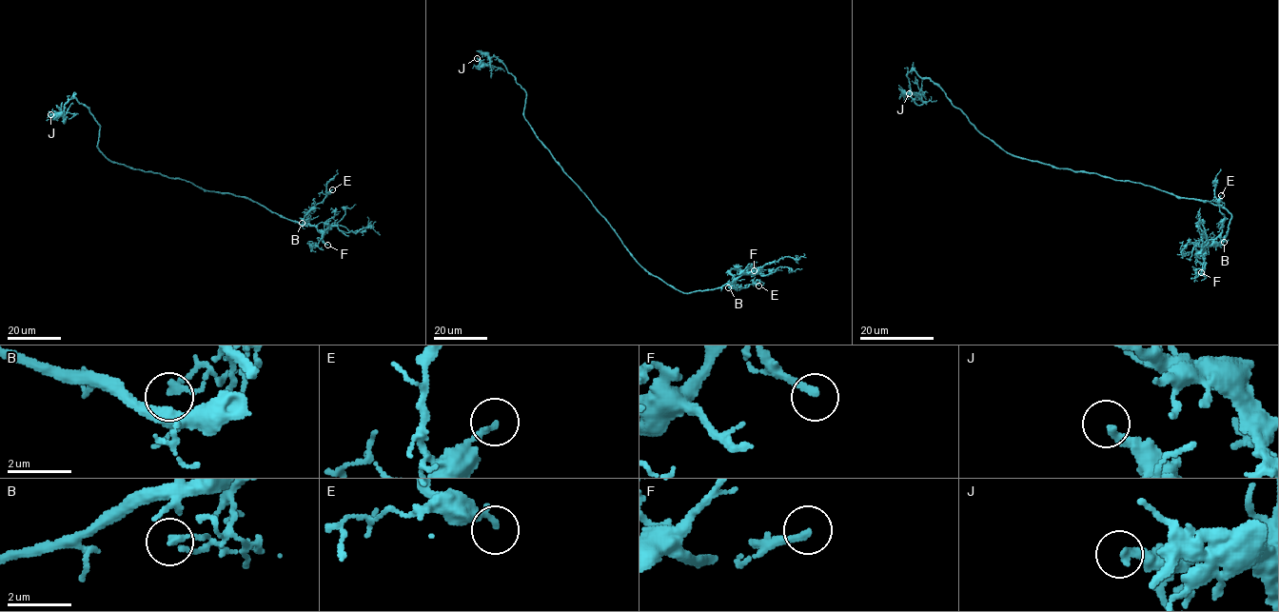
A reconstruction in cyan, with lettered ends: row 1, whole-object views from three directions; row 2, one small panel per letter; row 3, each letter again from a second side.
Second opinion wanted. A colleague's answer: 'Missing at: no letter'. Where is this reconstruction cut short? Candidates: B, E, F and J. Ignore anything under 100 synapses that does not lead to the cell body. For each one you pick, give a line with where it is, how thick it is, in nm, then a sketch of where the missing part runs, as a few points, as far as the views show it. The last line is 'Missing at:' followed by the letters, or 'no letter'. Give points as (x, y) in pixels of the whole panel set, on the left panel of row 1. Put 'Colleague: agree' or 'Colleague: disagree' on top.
Colleague: disagree
F: Place: (327, 245). Thickness 240 nm. Course of what is missing: (327, 245), (359, 263), (386, 265), (392, 256)
Missing at: F

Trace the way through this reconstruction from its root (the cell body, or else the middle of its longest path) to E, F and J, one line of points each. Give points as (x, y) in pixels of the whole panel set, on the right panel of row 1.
E: (1120, 181), (1142, 183), (1176, 196), (1223, 207), (1231, 219), (1220, 246), (1224, 219), (1219, 210), (1221, 195)
F: (1120, 181), (1207, 200), (1231, 215), (1228, 234), (1204, 249), (1201, 272)
J: (1120, 181), (1005, 152), (938, 87), (914, 70), (907, 74), (910, 95), (923, 103), (920, 94), (909, 93)

